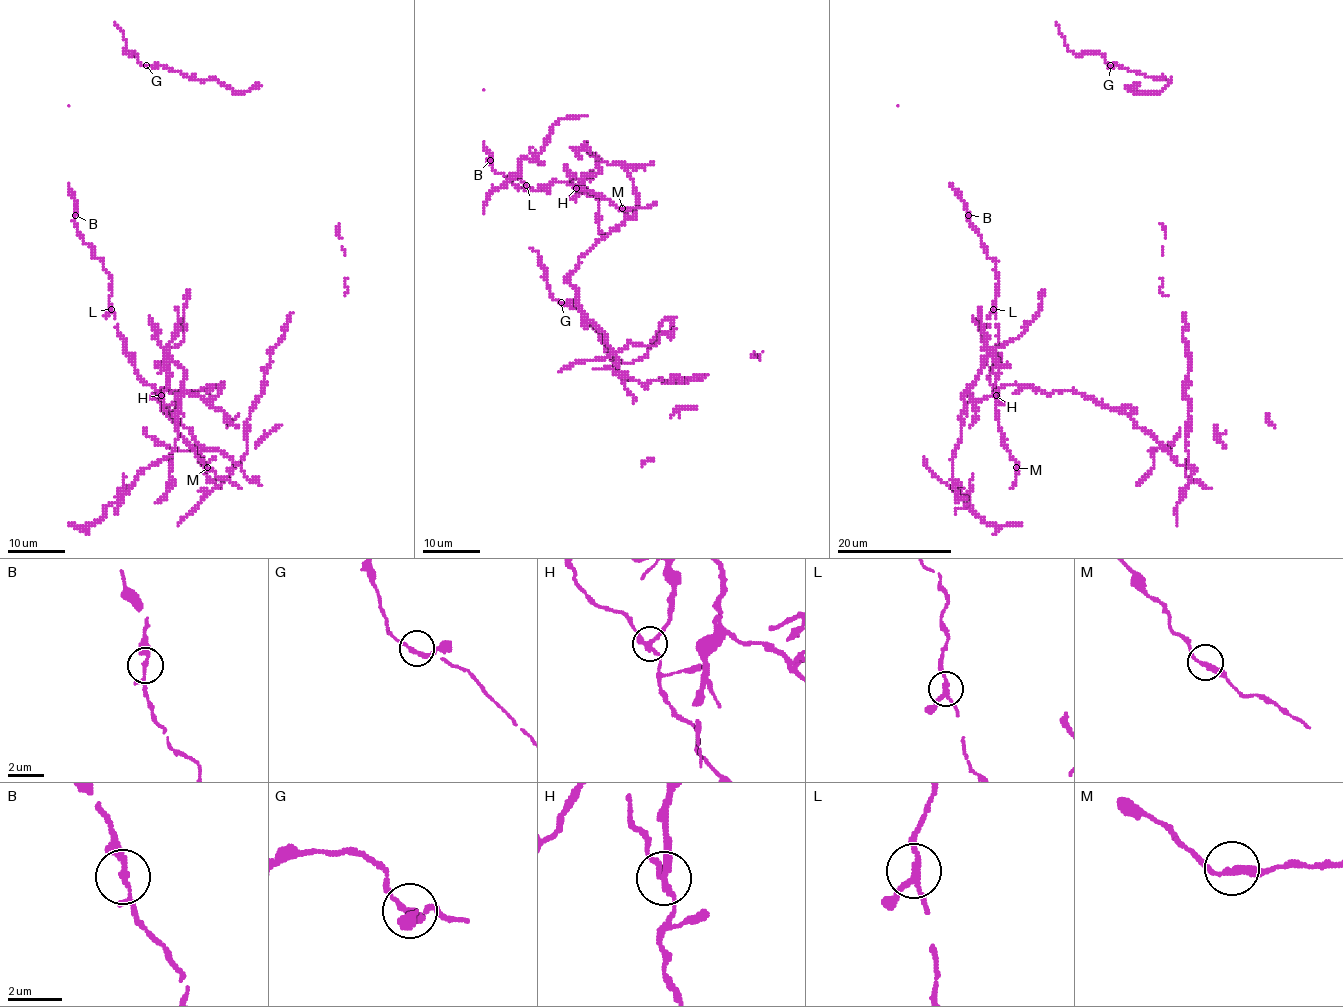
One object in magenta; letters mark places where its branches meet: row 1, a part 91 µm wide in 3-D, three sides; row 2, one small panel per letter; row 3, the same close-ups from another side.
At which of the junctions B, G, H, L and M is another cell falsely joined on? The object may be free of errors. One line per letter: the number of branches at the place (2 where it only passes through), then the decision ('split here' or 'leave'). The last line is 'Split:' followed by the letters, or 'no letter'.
B: 3 | leave
G: 2 | leave
H: 3 | split here
L: 3 | leave
M: 2 | leave
Split: H

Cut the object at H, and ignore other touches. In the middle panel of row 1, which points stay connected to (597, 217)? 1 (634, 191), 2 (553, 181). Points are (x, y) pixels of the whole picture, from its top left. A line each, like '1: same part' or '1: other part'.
1: same part
2: other part

